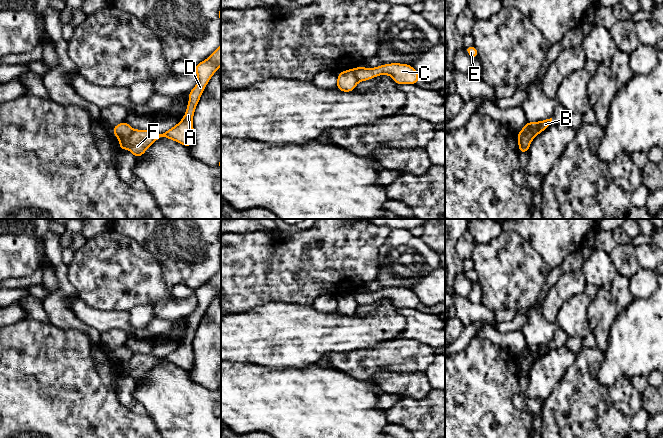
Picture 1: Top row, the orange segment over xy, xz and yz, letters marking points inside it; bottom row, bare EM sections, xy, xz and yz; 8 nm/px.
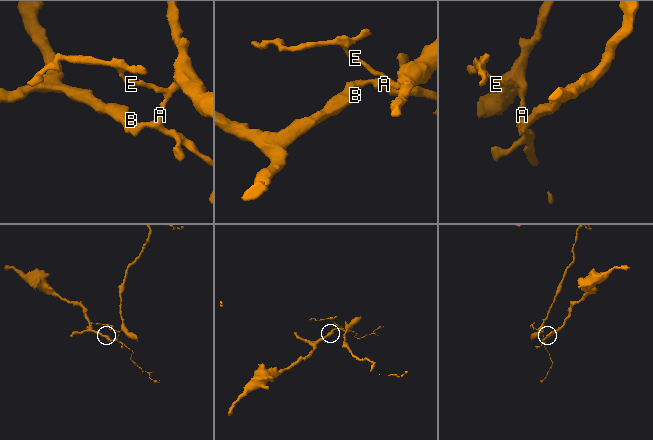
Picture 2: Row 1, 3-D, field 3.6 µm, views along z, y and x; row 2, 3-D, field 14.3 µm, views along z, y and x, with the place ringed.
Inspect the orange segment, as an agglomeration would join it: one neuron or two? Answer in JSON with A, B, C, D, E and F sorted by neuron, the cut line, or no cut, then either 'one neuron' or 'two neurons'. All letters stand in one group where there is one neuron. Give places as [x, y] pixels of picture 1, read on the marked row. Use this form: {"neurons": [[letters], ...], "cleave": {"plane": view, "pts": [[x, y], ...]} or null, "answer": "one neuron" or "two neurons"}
{"neurons": [["A", "C", "D", "E", "F"], ["B"]], "cleave": {"plane": "xy", "pts": [[133, 130], [129, 136], [128, 148]]}, "answer": "two neurons"}

